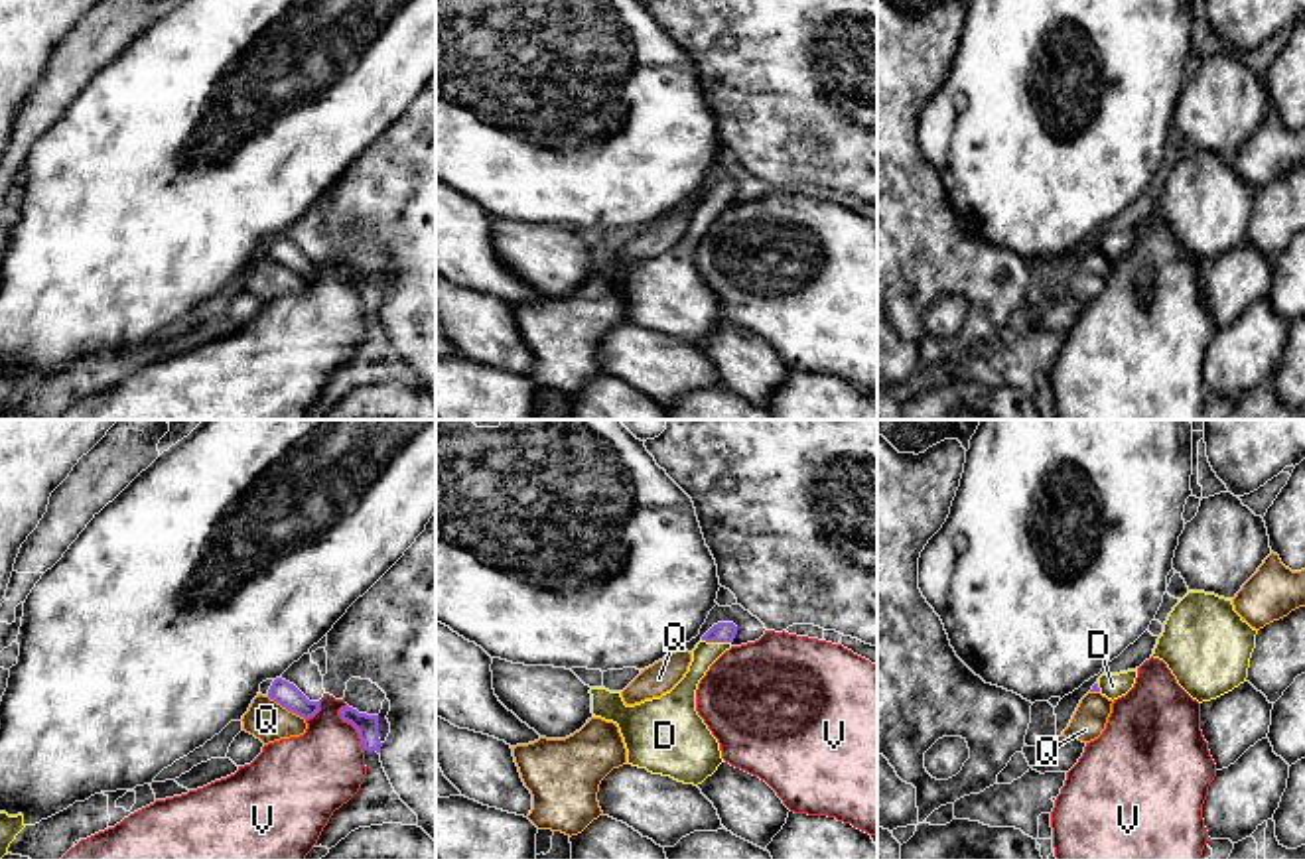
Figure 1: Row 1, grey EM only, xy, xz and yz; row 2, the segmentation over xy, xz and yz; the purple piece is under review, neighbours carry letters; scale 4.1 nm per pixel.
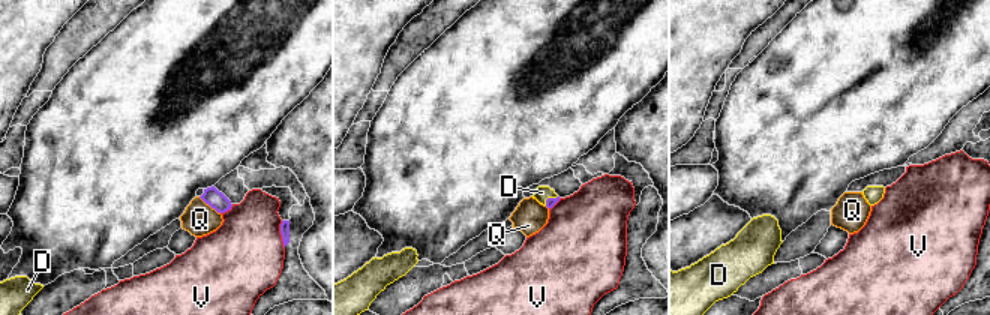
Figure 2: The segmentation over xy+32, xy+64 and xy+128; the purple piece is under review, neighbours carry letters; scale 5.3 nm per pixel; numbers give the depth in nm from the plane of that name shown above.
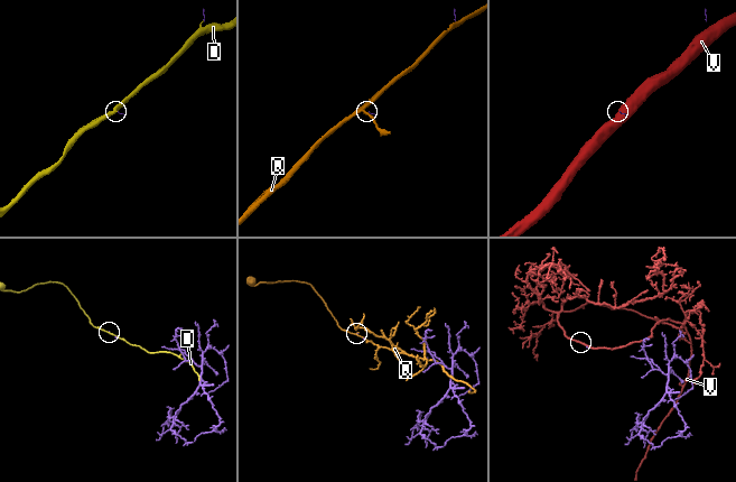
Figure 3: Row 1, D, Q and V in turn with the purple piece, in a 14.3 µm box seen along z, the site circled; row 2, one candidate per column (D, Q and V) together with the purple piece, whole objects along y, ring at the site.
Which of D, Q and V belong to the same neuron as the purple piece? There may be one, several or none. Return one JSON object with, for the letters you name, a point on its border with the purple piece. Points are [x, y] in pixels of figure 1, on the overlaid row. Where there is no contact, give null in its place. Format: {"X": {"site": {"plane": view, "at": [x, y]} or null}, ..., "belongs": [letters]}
{"D": {"site": {"plane": "xz", "at": [716, 641]}}, "belongs": ["D"]}

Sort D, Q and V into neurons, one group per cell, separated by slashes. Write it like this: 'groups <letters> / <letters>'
groups D / Q / V

